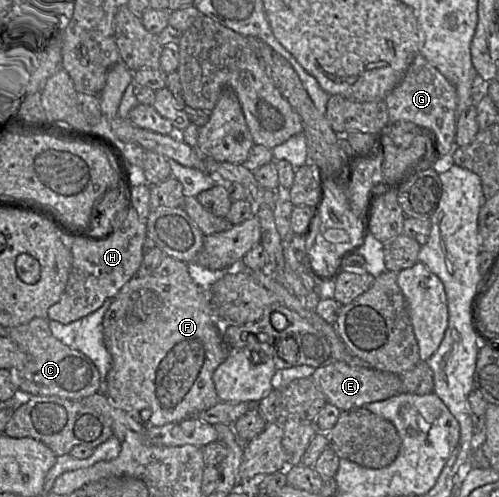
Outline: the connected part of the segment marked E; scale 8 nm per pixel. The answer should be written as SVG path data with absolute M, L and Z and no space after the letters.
M335 361L315 368L311 378L325 395L327 403L341 411L359 408L401 393L430 394L434 389L433 372L426 361L419 361L411 369L398 374L381 371L371 366L351 366L345 362Z

